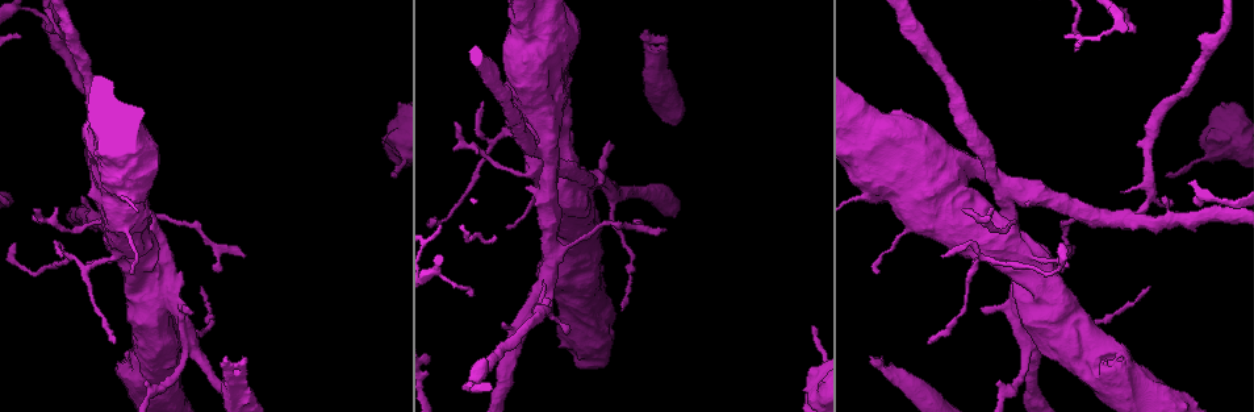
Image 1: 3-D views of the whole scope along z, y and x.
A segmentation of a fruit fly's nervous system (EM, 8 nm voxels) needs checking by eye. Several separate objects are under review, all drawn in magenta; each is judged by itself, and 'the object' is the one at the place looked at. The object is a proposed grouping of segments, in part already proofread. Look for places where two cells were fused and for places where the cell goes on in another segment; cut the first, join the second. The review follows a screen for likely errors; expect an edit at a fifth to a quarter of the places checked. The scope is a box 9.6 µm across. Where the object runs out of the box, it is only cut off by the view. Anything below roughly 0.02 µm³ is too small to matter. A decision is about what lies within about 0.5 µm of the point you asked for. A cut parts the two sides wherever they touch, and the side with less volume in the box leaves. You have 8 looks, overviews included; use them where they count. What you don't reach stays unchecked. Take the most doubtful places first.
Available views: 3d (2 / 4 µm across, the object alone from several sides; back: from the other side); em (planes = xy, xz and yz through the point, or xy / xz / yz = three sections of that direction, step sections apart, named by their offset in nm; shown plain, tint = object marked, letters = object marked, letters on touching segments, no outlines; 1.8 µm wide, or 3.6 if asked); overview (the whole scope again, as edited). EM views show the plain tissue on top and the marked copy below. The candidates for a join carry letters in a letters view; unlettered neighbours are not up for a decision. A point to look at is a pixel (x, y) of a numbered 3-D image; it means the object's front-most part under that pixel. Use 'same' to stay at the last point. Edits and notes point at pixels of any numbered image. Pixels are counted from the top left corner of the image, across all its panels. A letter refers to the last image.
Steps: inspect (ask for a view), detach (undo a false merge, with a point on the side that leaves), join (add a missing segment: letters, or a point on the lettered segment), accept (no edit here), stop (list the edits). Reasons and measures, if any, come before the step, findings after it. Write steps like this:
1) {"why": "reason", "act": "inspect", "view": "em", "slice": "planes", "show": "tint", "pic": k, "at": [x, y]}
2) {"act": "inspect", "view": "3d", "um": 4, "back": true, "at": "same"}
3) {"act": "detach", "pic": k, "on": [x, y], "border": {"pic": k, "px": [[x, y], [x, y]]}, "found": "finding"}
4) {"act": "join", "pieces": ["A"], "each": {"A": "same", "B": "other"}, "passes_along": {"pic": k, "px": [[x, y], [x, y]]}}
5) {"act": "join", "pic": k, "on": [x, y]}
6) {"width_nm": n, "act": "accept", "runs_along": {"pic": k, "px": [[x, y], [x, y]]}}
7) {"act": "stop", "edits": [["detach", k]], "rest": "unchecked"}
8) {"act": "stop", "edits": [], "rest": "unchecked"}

{"why": "thick turns thin", "act": "inspect", "view": "em", "slice": "yz", "step": 4, "show": "letters", "pic": 1, "at": [551, 149]}

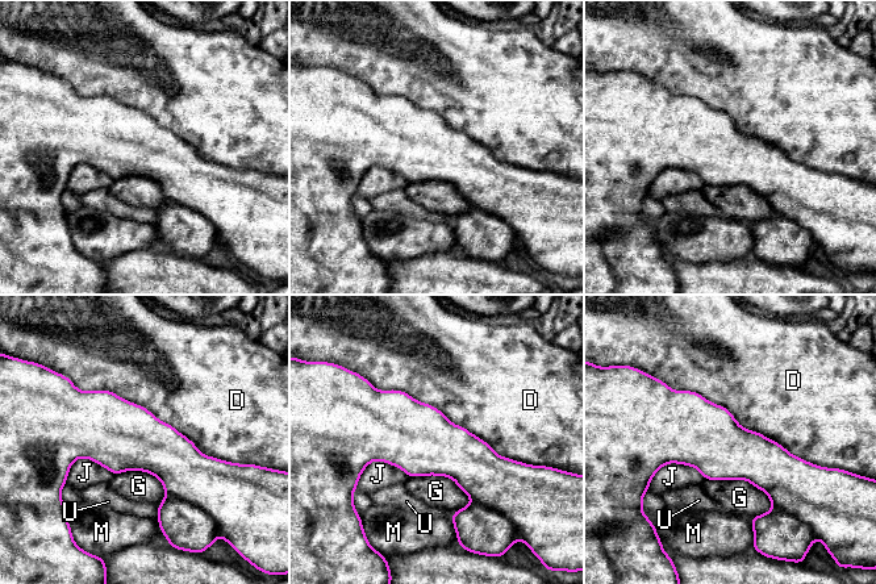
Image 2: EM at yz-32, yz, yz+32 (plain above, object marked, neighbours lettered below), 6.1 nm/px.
{"width_nm": 400, "act": "accept", "each": {"D": "other", "G": "other", "J": "other", "M": "other", "U": "other"}, "border": {"pic": 2, "px": [[72, 383], [141, 404], [232, 463]]}, "found": "all the same cell"}

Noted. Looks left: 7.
{"why": "free end", "act": "inspect", "view": "em", "slice": "planes", "show": "letters", "pic": 1, "at": [1105, 364]}

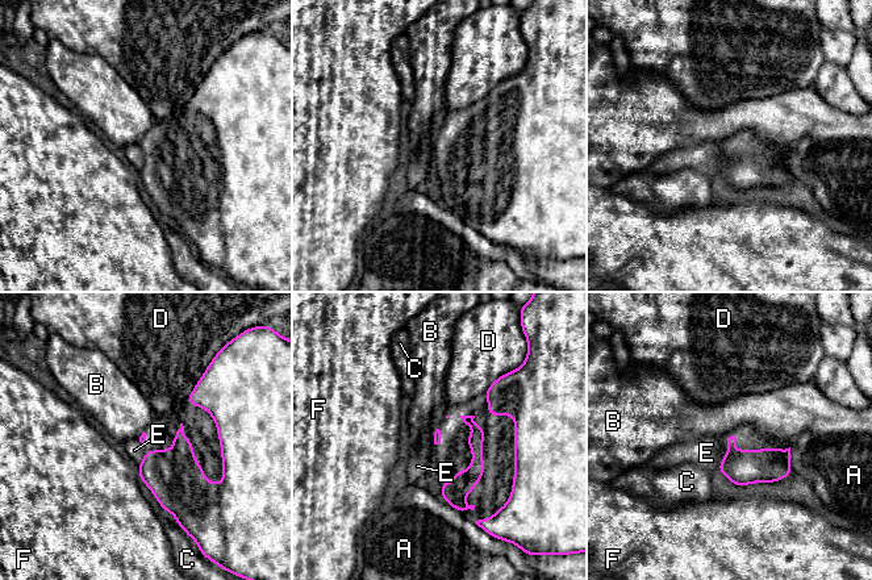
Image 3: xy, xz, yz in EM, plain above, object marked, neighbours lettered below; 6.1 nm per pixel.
{"longest_contact_nm": ["D", 220], "act": "accept", "each": {"A": "other", "B": "other", "C": "other", "D": "other", "E": "other", "F": "other"}, "found": "no lettered segment goes on from it"}

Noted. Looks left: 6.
{"act": "inspect", "view": "em", "slice": "planes", "show": "letters", "pic": 1, "at": [600, 170]}

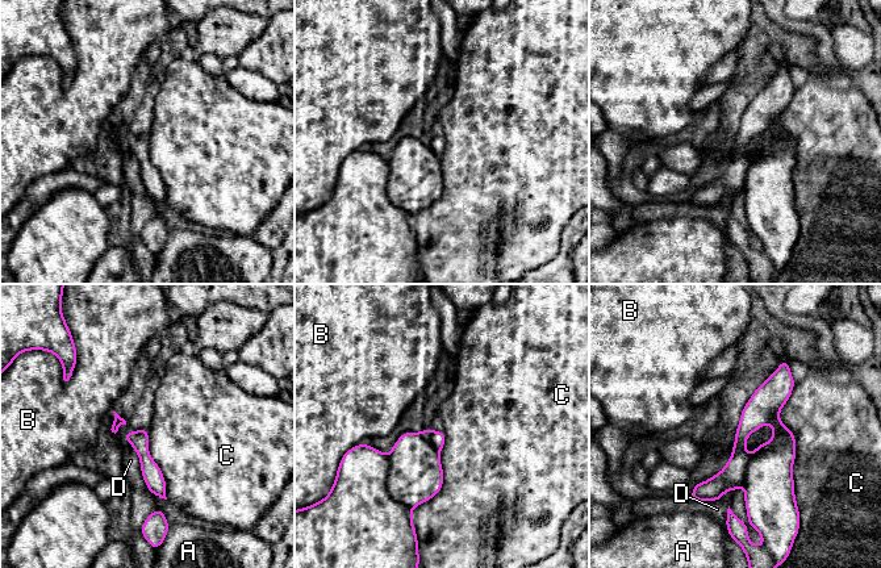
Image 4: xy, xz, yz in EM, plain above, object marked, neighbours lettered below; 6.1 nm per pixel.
{"longest_contact_nm": ["C", 750], "act": "detach", "pic": 4, "on": [731, 476], "each": {"A": "other", "B": "other", "C": "other", "D": "other"}, "part_leaving": {"pic": 4, "px": [[786, 371], [742, 433], [737, 466], [694, 496]]}, "found": "a second cell is stuck on"}

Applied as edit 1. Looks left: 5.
{"act": "stop", "edits": [["detach", 4]], "rest": "unchecked"}

